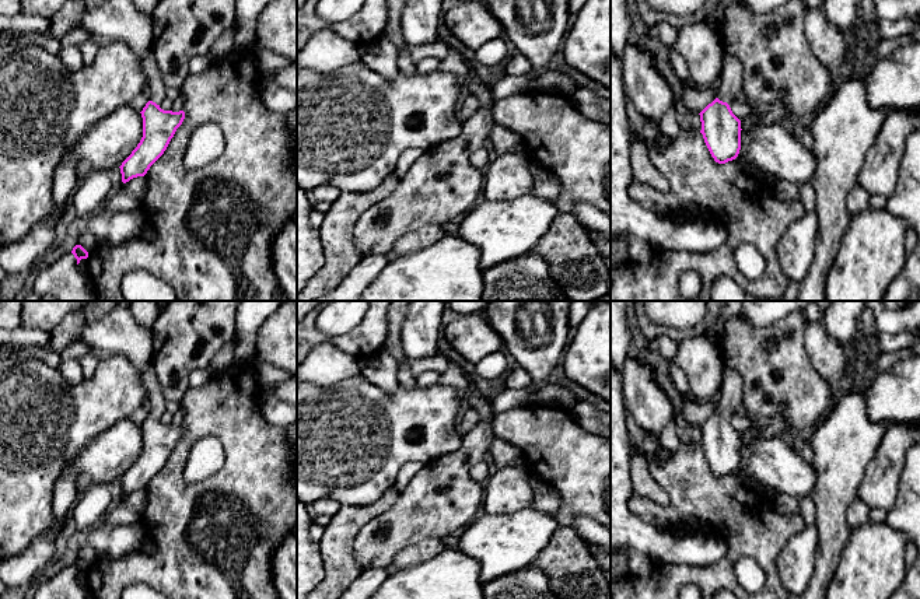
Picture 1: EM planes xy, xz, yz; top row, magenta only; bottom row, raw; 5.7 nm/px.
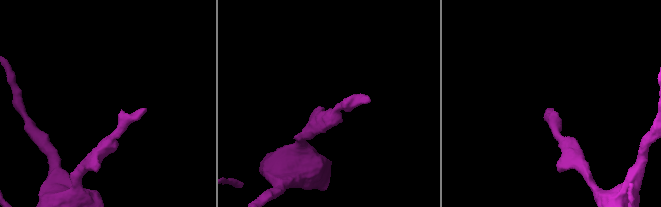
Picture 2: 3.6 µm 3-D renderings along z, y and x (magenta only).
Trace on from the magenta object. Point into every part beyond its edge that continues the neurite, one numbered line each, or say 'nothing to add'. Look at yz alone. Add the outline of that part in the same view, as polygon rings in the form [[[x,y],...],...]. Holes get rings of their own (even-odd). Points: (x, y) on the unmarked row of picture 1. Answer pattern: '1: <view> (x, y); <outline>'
1: yz (728, 402); [[[737,371],[723,374],[721,392],[717,397],[717,411],[731,418],[741,407],[741,375]]]

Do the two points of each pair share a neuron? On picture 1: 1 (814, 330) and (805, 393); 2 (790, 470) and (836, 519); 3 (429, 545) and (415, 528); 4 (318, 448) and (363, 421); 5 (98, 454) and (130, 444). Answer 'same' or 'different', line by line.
1: different
2: different
3: different
4: same
5: same

